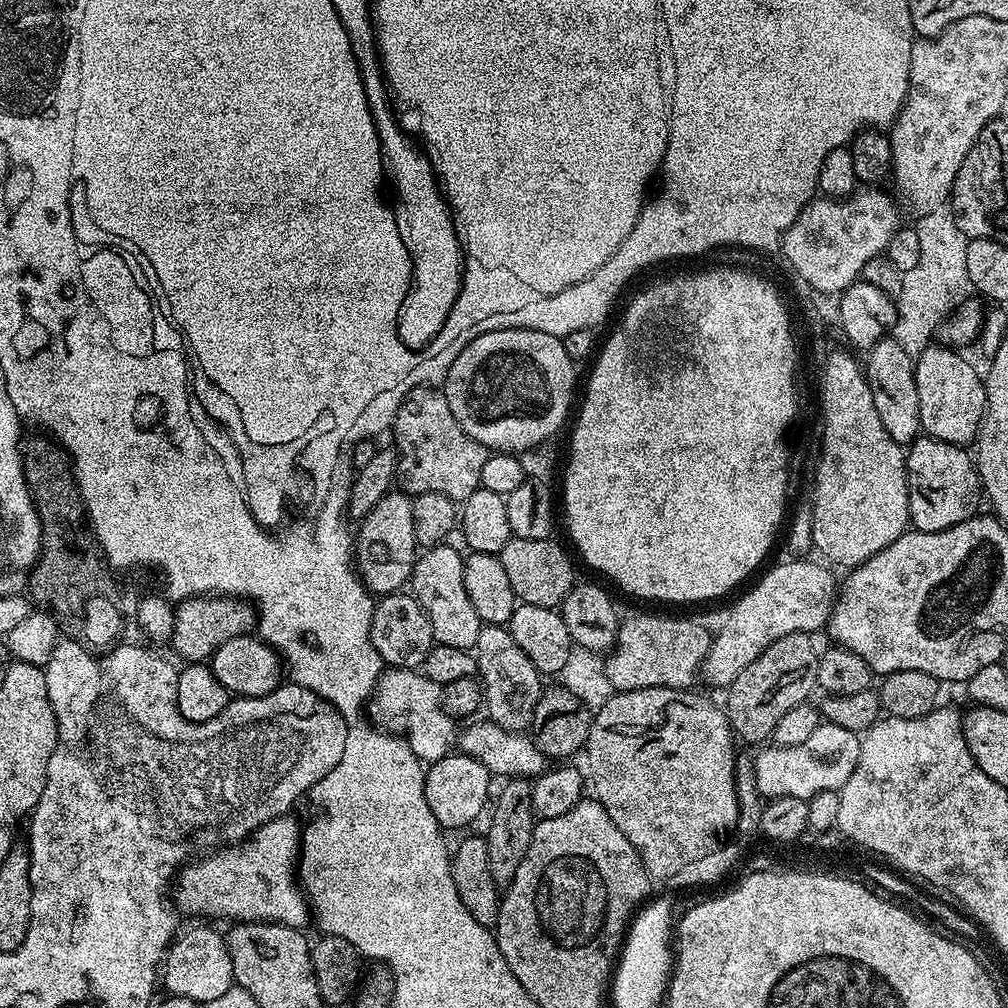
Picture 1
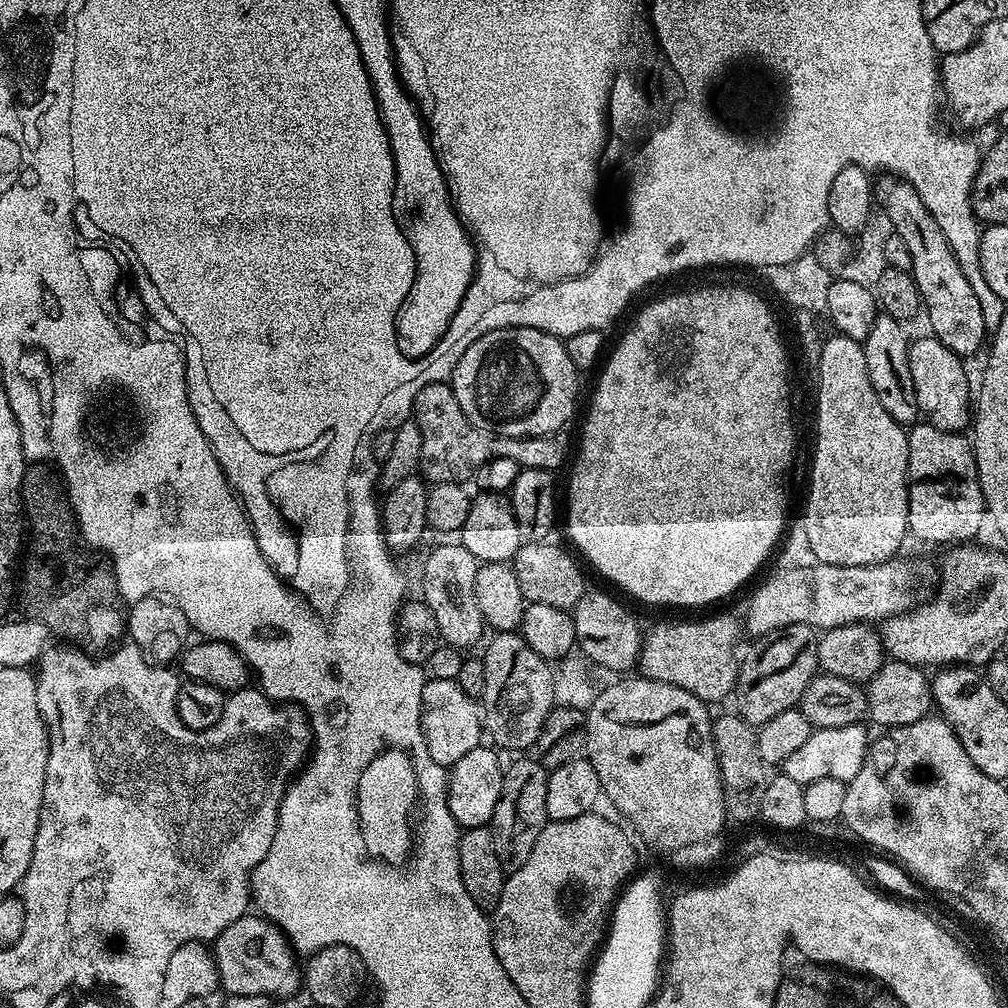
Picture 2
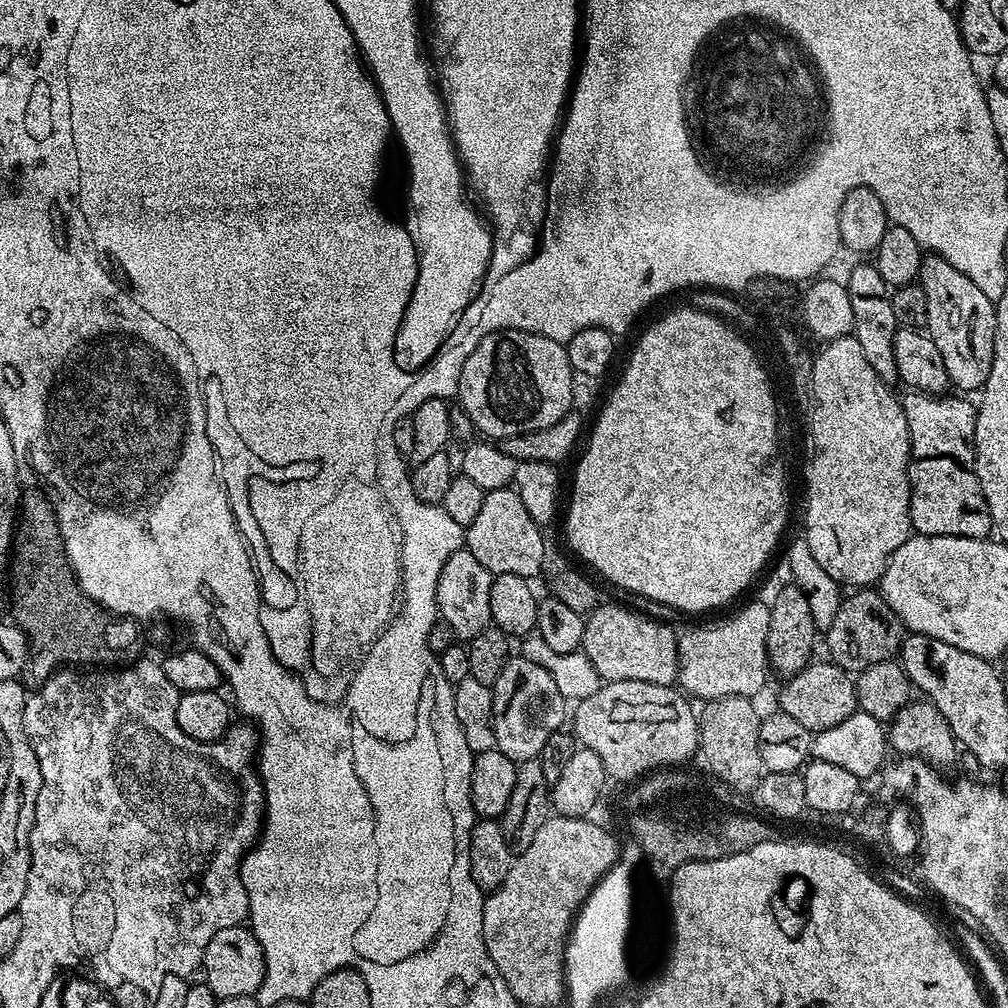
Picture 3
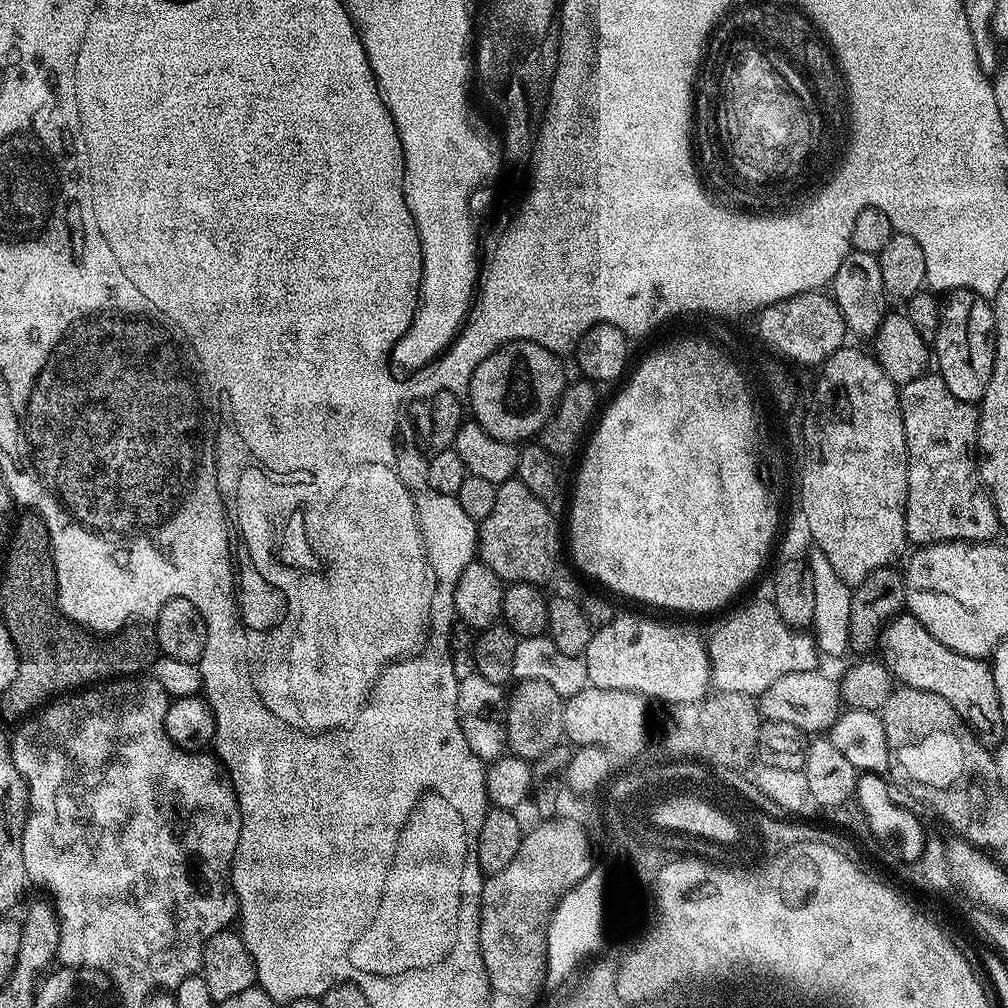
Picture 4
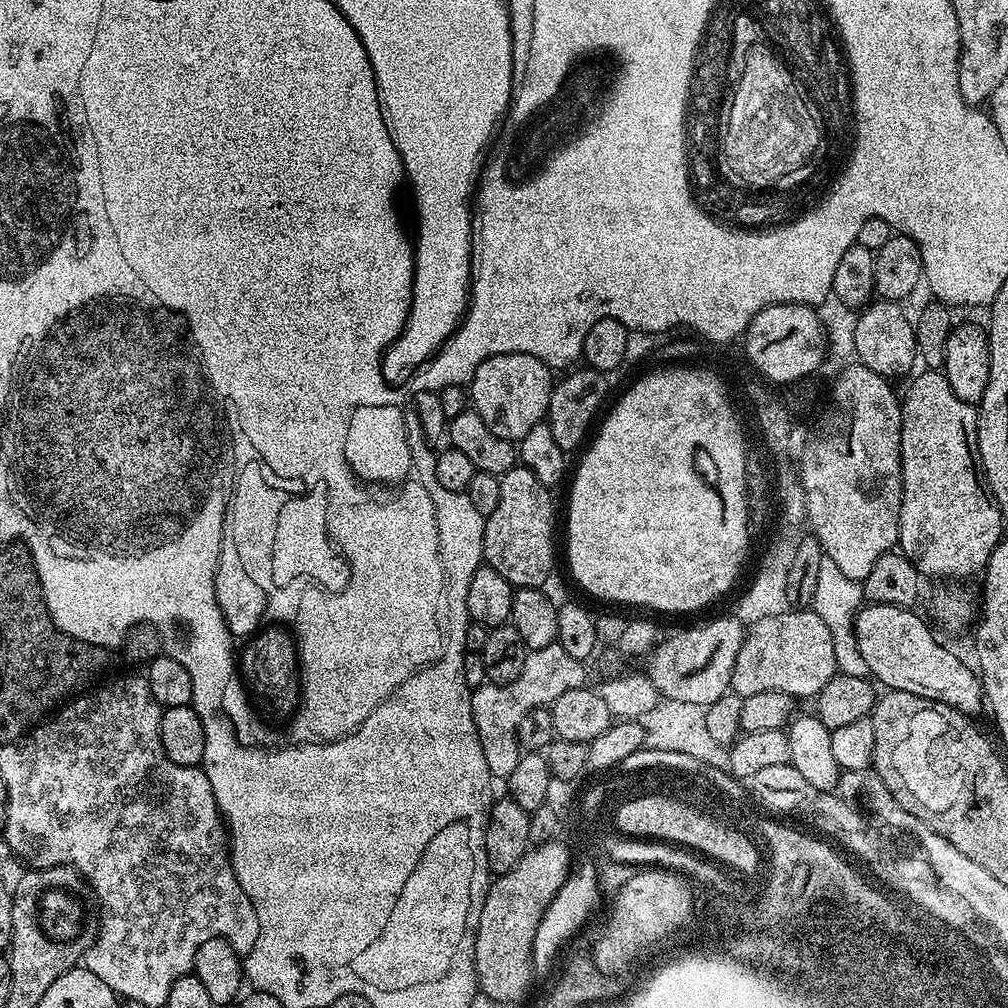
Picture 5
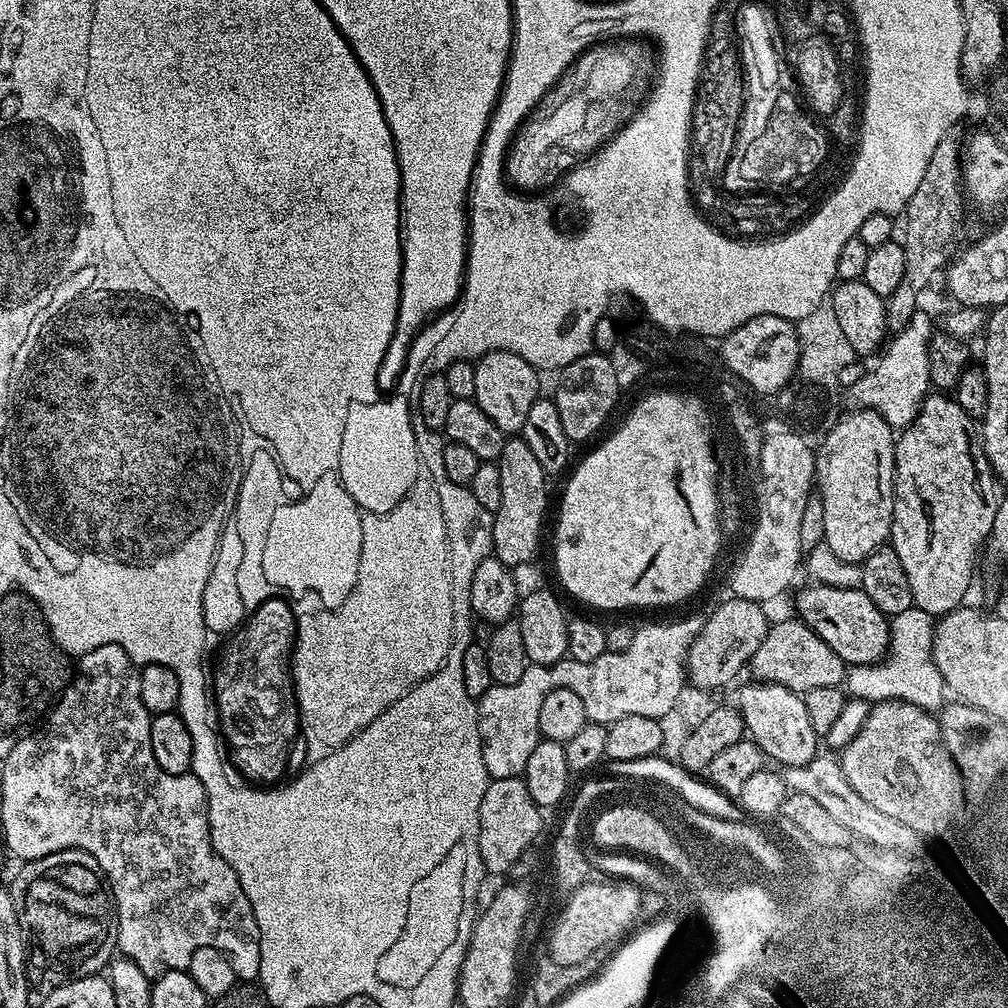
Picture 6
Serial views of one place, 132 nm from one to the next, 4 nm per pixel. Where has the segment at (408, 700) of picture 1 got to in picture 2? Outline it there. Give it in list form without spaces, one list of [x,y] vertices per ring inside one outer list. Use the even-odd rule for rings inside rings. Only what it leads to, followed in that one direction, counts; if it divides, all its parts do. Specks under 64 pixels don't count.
[[[429,679],[424,685],[422,698],[424,714],[420,724],[424,727],[428,758],[433,765],[451,766],[458,762],[458,758],[462,758],[462,754],[470,754],[470,750],[481,747],[480,735],[483,737],[486,732],[482,708],[477,697],[462,688],[459,679]]]

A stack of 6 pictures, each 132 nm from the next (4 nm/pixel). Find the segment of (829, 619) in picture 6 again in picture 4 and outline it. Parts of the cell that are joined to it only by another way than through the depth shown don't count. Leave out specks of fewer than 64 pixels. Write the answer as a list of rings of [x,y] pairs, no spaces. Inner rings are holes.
[[[910,614],[895,616],[888,623],[887,628],[884,630],[884,635],[880,638],[879,647],[881,649],[884,648],[884,653],[882,653],[884,664],[892,671],[893,677],[903,687],[921,688],[927,692],[938,694],[938,698],[946,698],[946,702],[950,702],[950,706],[954,706],[956,713],[964,719],[965,724],[972,729],[976,739],[985,748],[989,750],[995,749],[1004,740],[1003,736],[1006,736],[1006,730],[1002,726],[1002,706],[998,698],[998,690],[994,686],[994,674],[991,667],[984,660],[979,660],[966,654],[958,654],[954,650],[942,646],[942,642],[934,639],[924,629],[922,622],[918,622],[918,618],[914,618]]]

